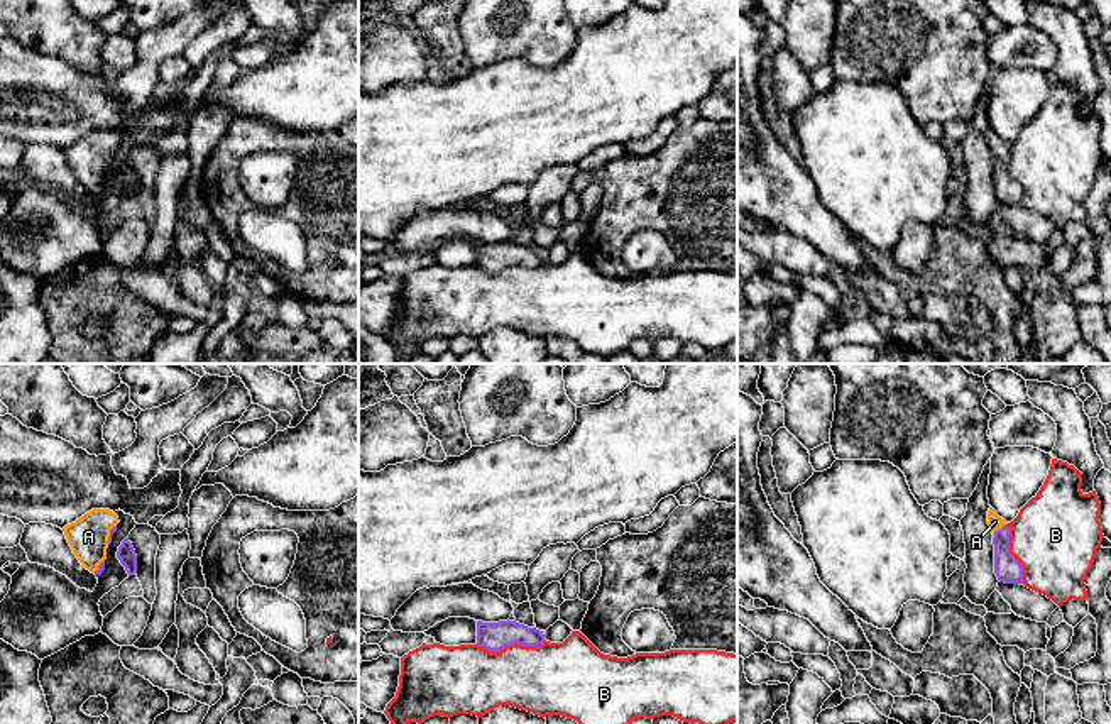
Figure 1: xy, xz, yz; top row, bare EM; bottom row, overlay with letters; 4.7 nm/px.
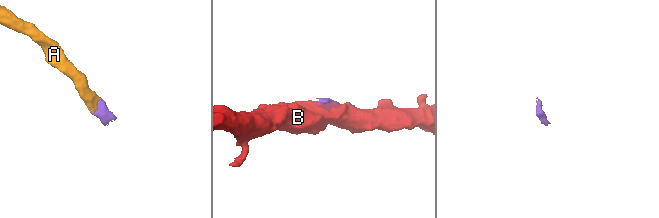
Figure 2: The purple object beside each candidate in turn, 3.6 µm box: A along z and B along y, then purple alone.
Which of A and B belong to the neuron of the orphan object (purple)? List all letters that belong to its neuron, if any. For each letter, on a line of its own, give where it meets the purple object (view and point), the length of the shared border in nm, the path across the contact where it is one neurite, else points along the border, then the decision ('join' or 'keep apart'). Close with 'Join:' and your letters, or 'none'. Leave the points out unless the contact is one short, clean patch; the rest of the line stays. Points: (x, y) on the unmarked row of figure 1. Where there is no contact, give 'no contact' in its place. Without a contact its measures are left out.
A: contact yz (998, 151); length 100 nm; way yz (1007, 188), (998, 151), (995, 142); join
B: contact xz (511, 264); length 320 nm; keep apart
Join: A

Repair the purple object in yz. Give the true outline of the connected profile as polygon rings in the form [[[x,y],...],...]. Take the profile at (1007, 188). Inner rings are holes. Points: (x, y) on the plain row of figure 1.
[[[989,129],[988,132],[988,145],[993,152],[993,166],[994,166],[994,195],[999,203],[1004,205],[1023,205],[1023,188],[1021,184],[1010,174],[1010,149],[1008,144],[998,137],[998,134]]]

